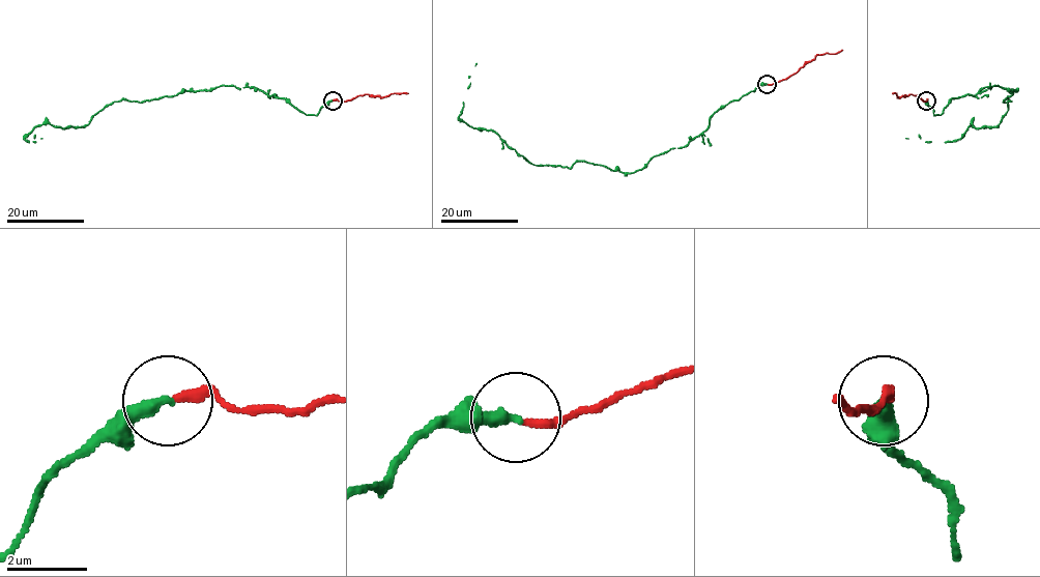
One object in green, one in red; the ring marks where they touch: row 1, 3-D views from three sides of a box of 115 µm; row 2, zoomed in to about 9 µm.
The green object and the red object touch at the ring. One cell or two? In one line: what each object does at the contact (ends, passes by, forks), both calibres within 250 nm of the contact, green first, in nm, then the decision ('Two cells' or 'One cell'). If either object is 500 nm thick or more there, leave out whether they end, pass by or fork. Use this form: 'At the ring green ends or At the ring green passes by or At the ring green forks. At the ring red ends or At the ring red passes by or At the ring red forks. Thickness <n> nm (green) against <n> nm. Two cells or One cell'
At the ring green ends. At the ring red ends. Thickness 320 nm (green) against 240 nm. One cell

